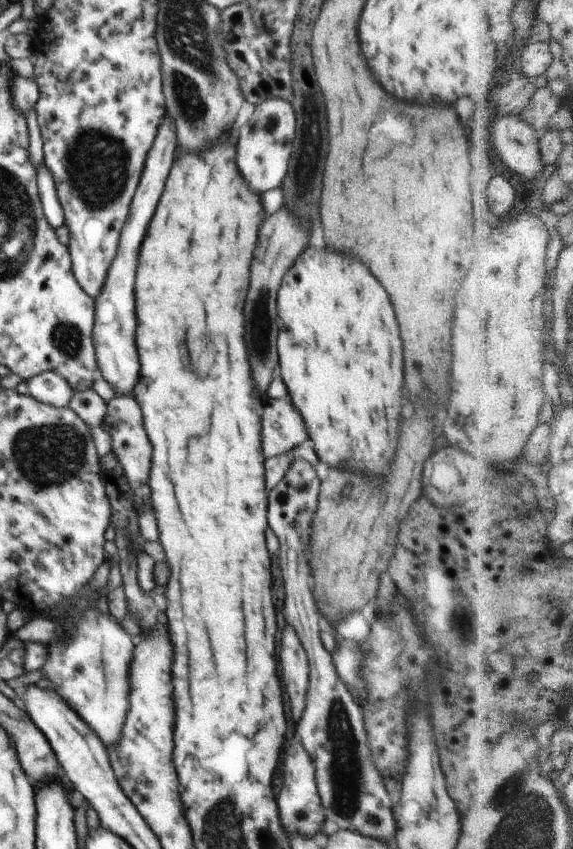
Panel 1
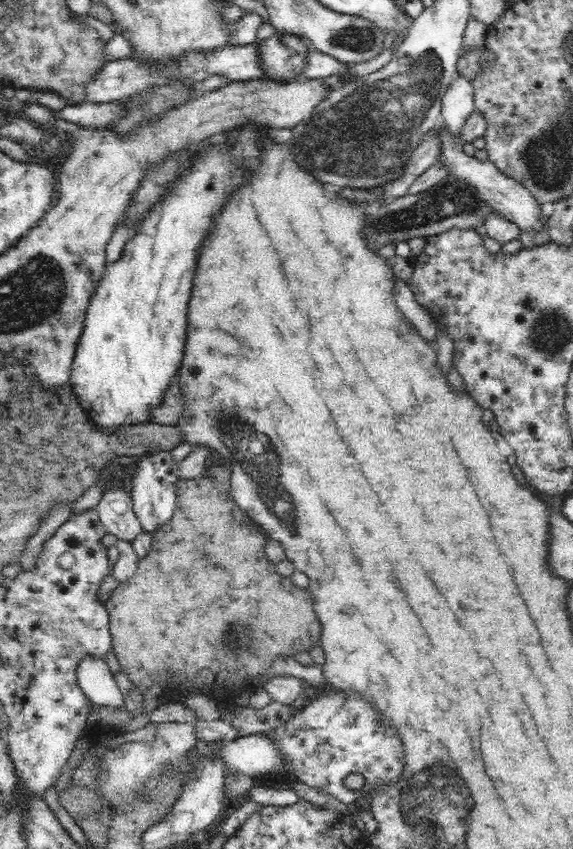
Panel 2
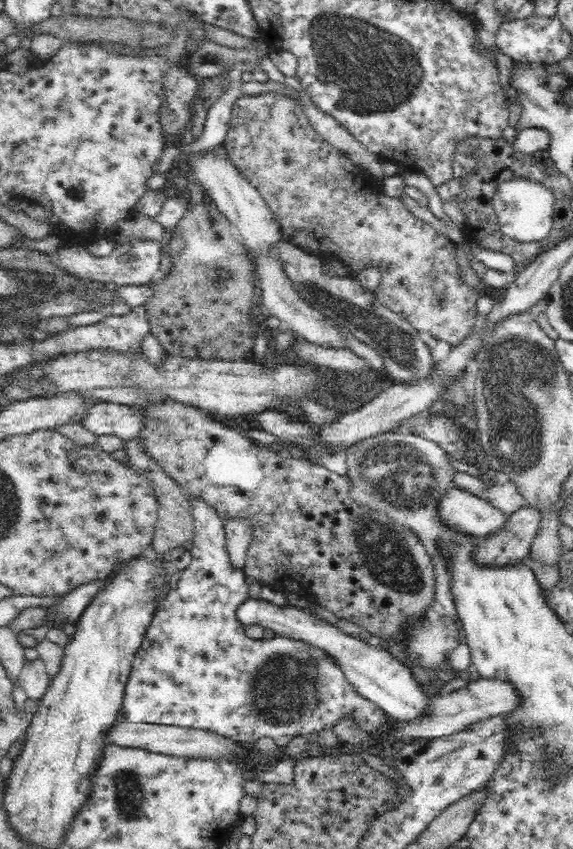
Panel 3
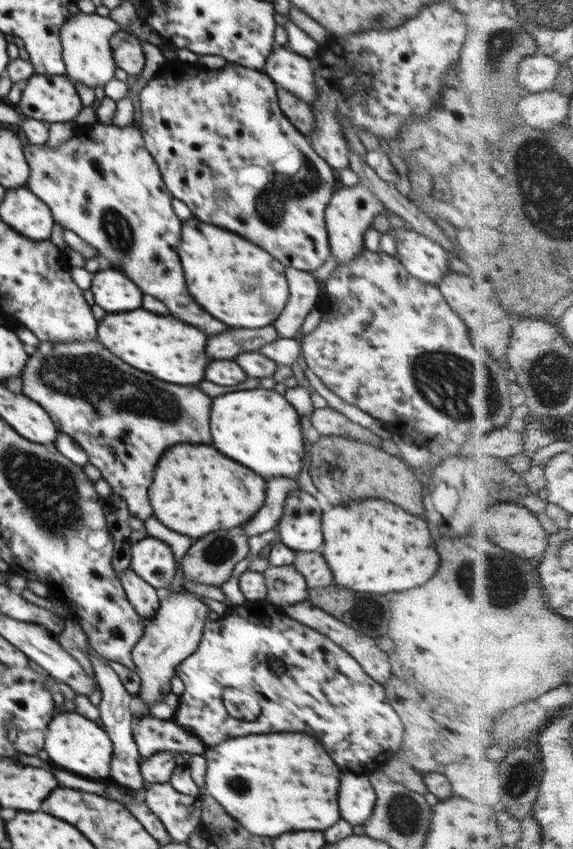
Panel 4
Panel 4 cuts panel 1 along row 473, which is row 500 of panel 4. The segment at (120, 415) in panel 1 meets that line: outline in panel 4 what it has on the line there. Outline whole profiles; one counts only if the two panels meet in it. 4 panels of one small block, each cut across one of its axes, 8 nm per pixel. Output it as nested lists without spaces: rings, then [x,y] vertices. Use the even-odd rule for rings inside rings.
[[[96,338],[66,343],[40,341],[36,351],[28,355],[20,381],[22,393],[46,409],[59,432],[68,434],[86,451],[90,464],[100,470],[101,478],[110,484],[112,492],[125,499],[134,518],[143,521],[153,516],[148,490],[162,452],[168,446],[174,446],[176,440],[190,444],[208,444],[212,440],[208,426],[212,400],[202,390],[198,390],[196,386],[178,386],[156,380],[154,376],[144,374],[122,362]]]

